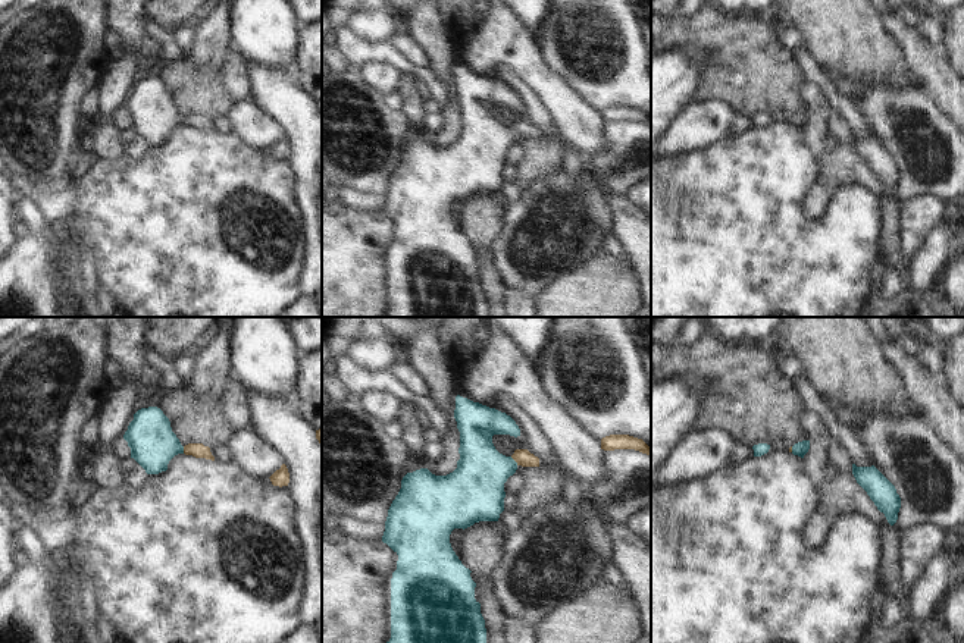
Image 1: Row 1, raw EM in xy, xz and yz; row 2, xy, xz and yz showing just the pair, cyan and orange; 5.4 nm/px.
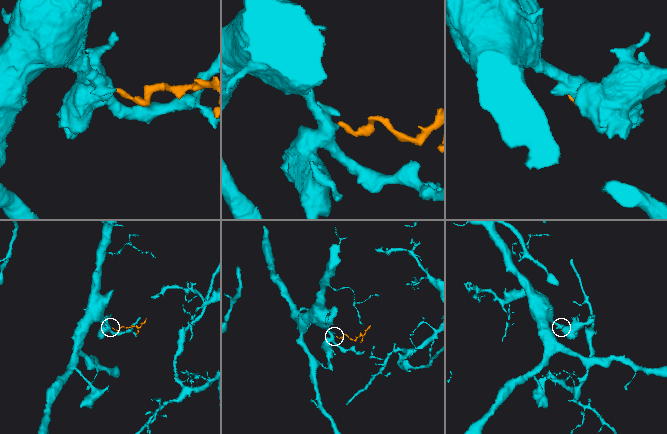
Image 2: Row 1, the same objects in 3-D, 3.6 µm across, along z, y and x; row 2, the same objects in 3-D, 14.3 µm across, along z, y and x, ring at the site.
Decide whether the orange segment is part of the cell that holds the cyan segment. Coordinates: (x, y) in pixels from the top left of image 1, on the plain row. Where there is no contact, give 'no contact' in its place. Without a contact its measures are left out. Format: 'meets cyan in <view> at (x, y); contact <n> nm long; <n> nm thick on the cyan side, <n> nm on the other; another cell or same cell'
meets cyan in xz at (515, 132); contact 60 nm long; 300 nm thick on the cyan side, 90 nm on the other; same cell

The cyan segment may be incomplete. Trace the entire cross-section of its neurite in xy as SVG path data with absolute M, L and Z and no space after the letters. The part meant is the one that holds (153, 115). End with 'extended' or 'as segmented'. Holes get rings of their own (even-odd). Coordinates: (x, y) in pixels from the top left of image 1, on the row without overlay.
M157 78L138 81L123 110L131 119L131 129L134 129L147 145L166 142L169 132L178 125L215 132L210 119L203 115L188 115L182 117L172 103L169 90Z; extended

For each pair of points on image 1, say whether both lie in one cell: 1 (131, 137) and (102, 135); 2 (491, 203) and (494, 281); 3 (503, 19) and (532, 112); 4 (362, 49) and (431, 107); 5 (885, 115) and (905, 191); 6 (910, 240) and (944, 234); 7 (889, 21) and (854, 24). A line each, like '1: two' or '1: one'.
1: two
2: one
3: two
4: two
5: one
6: two
7: two

